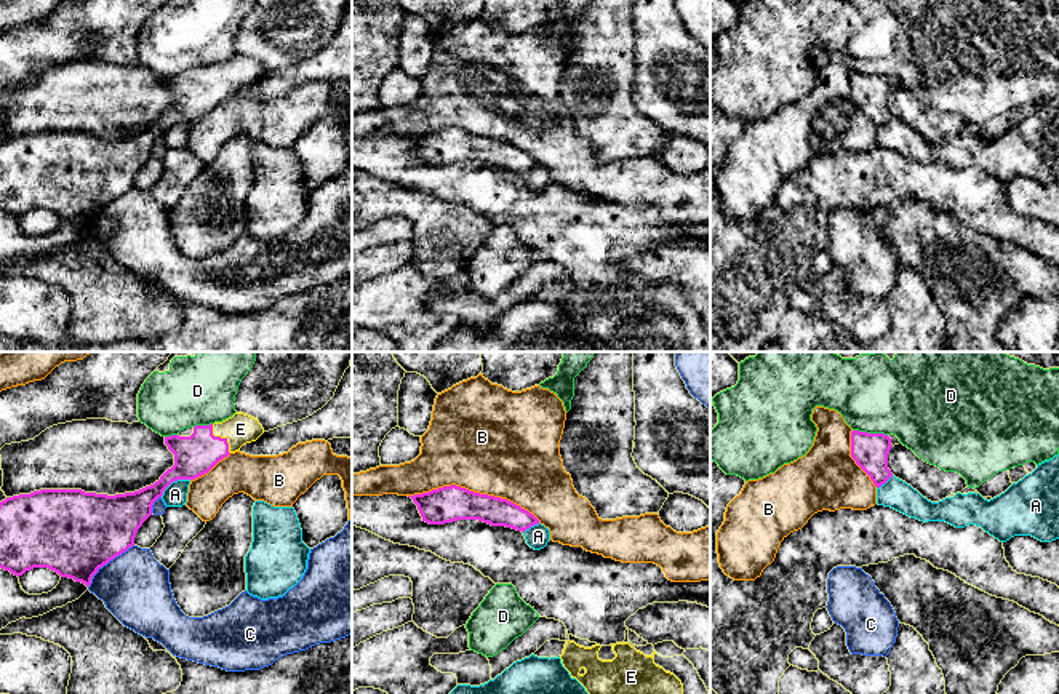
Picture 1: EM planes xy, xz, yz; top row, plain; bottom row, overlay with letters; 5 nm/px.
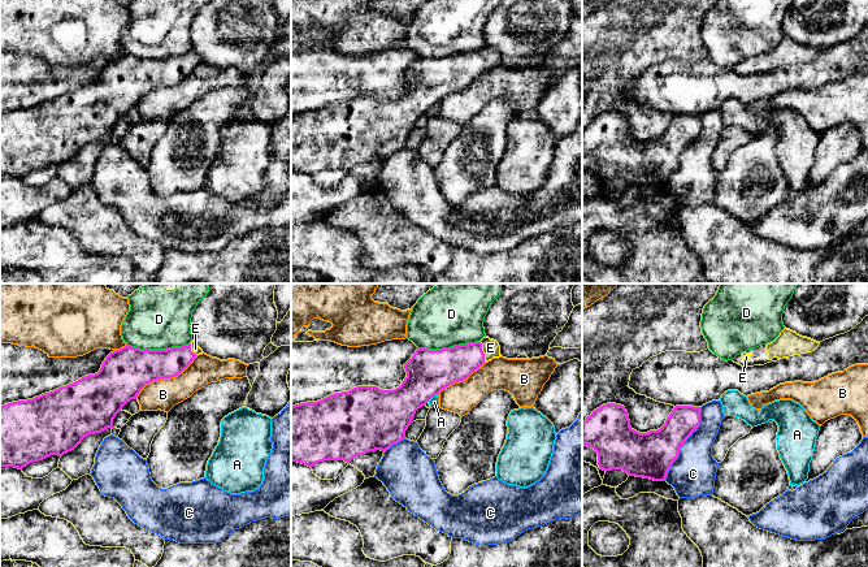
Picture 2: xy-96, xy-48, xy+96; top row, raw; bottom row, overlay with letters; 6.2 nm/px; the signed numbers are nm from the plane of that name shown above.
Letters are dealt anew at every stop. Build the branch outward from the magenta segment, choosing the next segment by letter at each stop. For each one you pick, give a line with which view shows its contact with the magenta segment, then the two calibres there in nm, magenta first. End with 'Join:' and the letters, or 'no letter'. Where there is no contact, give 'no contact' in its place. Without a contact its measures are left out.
E: meets magenta in xy; 200 nm thick on the magenta side, 160 nm on the other
Join: E

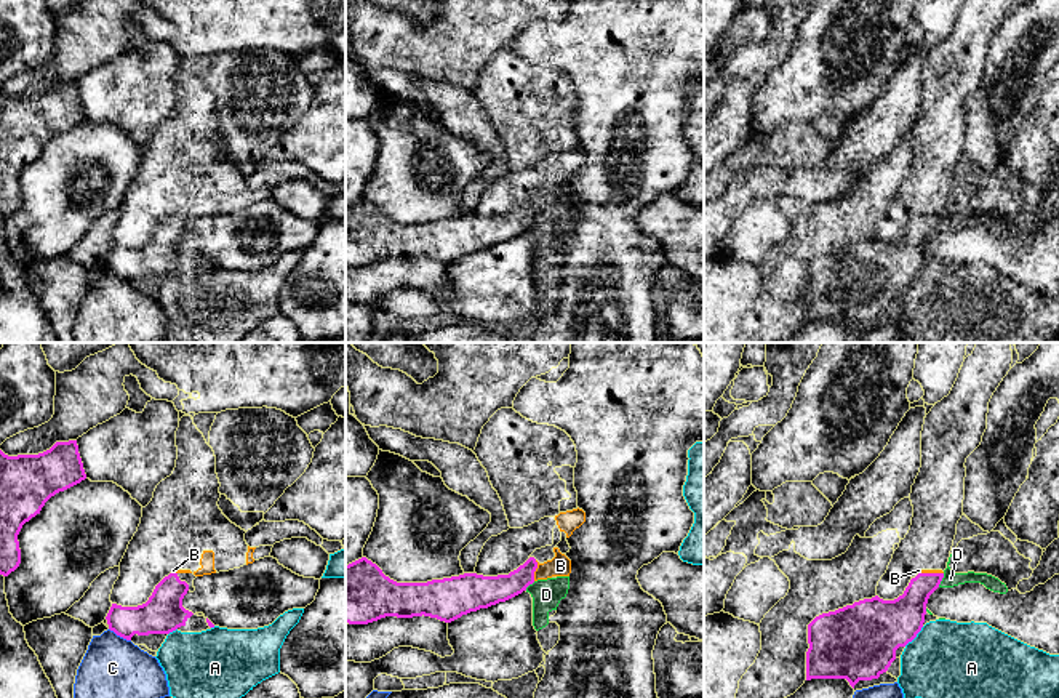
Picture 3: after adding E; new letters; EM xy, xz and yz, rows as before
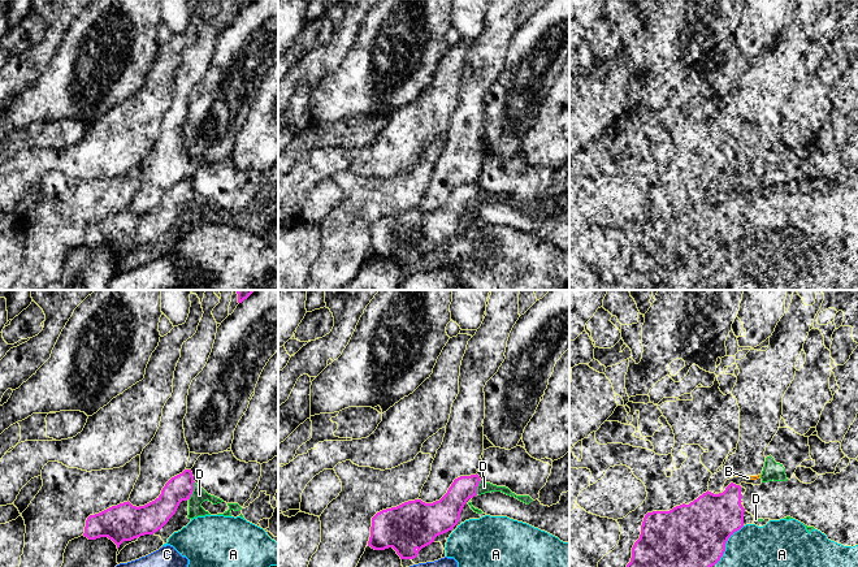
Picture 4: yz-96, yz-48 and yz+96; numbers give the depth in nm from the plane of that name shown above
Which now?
Join: no letter

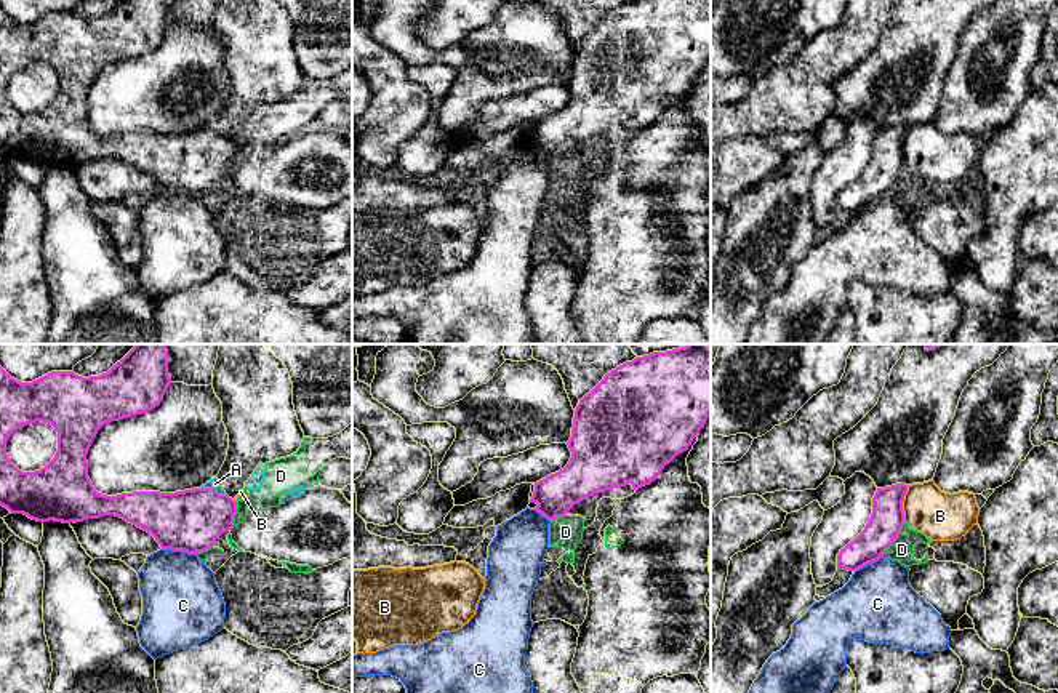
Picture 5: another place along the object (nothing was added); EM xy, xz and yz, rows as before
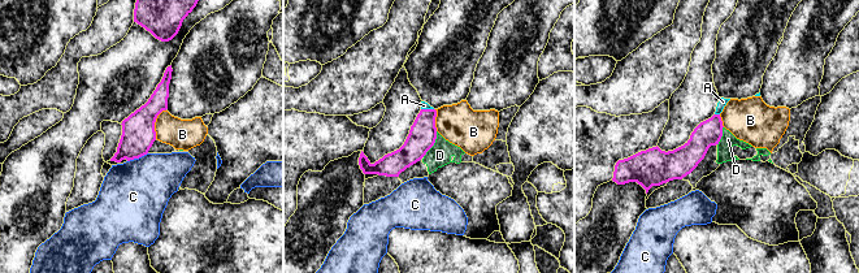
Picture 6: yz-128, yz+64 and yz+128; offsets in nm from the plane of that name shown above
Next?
Join: no letter

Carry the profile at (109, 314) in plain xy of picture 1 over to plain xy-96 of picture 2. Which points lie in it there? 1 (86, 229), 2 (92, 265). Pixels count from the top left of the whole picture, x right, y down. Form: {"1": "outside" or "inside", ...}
{"1": "inside", "2": "outside"}

